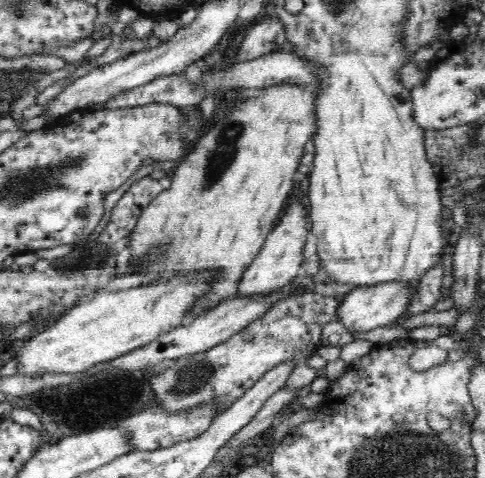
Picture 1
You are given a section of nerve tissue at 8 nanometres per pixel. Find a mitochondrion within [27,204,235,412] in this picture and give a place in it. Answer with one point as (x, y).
(190, 377)

